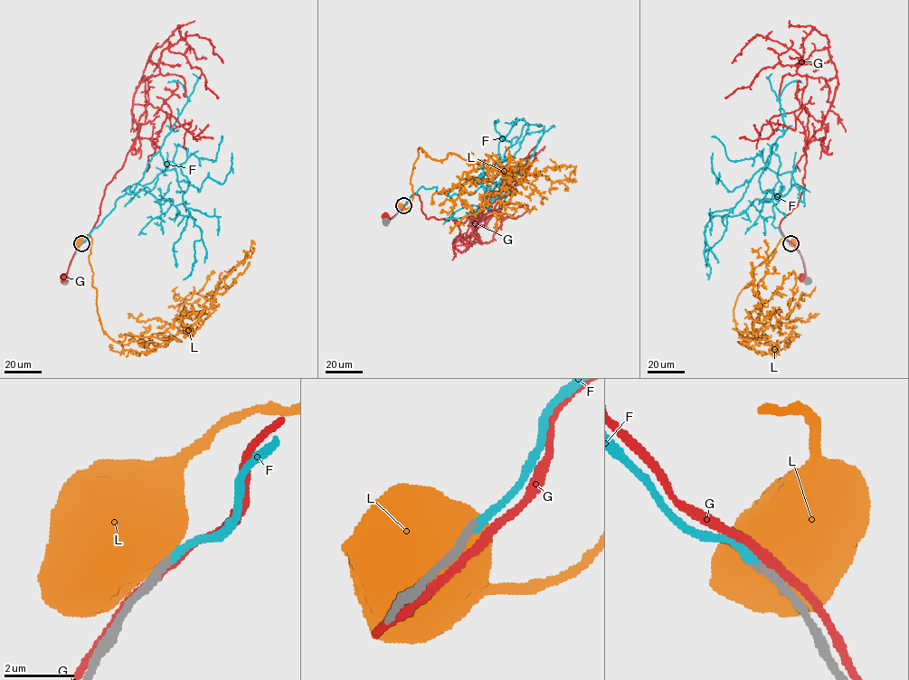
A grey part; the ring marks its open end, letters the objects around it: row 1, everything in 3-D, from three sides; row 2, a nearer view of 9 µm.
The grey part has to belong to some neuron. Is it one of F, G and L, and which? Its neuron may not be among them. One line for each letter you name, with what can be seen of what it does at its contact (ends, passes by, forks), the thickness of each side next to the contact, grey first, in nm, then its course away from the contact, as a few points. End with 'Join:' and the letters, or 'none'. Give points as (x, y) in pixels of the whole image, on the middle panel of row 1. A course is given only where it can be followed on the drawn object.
F: it ends | 280/240 nm | via (402, 205), (421, 186), (436, 186), (450, 199), (493, 179), (511, 143), (495, 129), (498, 120)
Join: F

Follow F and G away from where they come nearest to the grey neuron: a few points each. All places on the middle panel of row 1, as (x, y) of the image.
F: (402, 205), (421, 186), (436, 186), (450, 199), (493, 179), (511, 143), (495, 129), (498, 120)
G: (402, 207), (392, 218), (388, 220), (386, 216)

